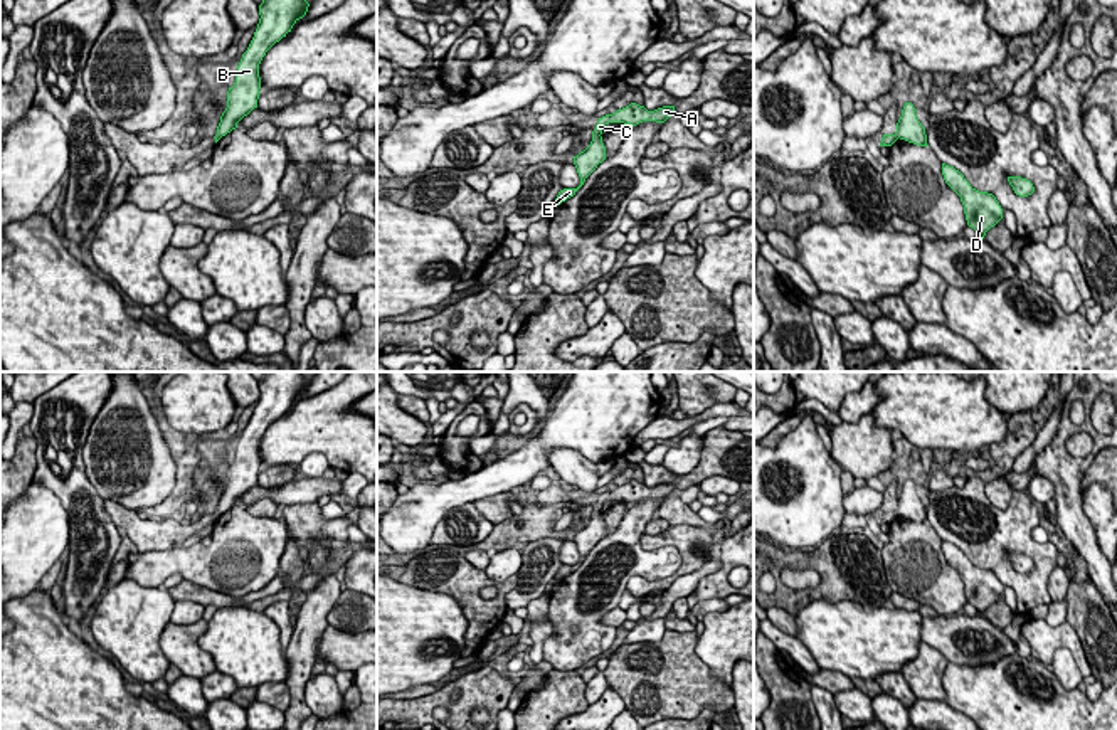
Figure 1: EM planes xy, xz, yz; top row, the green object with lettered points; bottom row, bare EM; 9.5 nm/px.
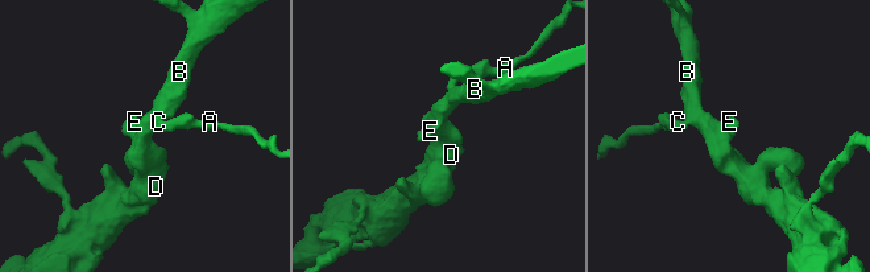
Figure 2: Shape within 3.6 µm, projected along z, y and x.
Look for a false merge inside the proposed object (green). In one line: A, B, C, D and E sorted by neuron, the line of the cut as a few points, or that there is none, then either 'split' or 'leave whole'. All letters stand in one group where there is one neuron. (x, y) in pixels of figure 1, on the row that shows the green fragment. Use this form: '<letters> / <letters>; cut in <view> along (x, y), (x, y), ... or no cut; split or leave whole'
A C / B D E; cut in xz along (599, 135), (592, 140); split

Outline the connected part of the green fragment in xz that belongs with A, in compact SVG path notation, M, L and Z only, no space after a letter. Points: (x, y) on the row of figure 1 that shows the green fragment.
M631 103L629 106L617 109L612 114L599 118L596 130L592 131L592 140L602 135L602 130L609 123L624 123L636 126L643 121L664 123L668 118L675 116L675 106L663 106L654 111L648 111L644 106Z

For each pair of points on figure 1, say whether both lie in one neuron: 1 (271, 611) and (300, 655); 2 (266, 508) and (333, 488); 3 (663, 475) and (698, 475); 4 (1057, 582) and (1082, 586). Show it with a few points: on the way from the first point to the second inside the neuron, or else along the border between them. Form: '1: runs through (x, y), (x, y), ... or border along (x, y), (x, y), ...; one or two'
1: border along (295, 628), (285, 651); two
2: border along (280, 505), (269, 498), (258, 498), (246, 507); two
3: runs through (672, 478), (690, 478); one
4: runs through (1064, 586), (1075, 586); one

